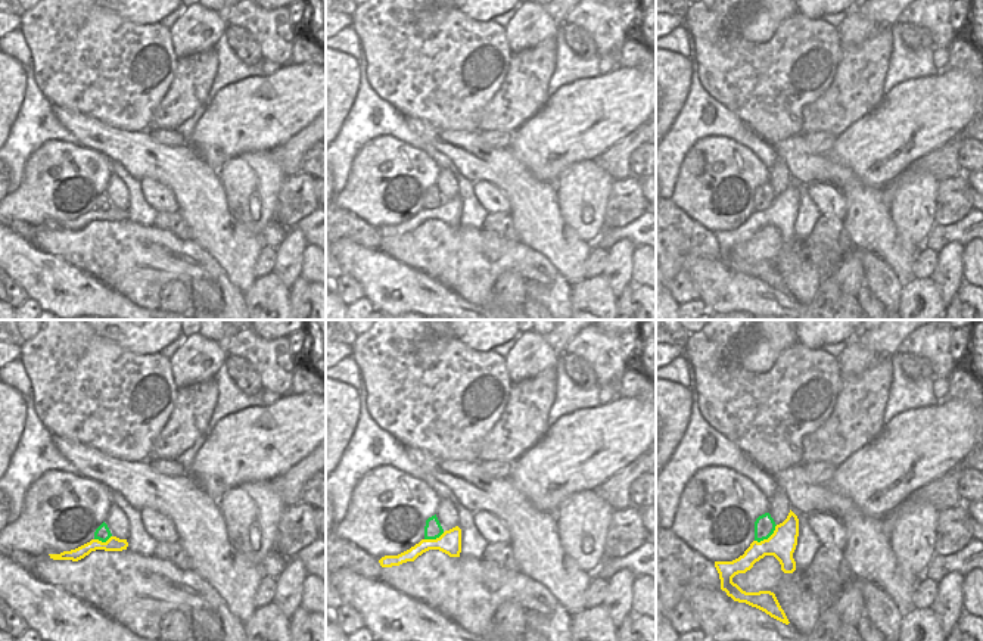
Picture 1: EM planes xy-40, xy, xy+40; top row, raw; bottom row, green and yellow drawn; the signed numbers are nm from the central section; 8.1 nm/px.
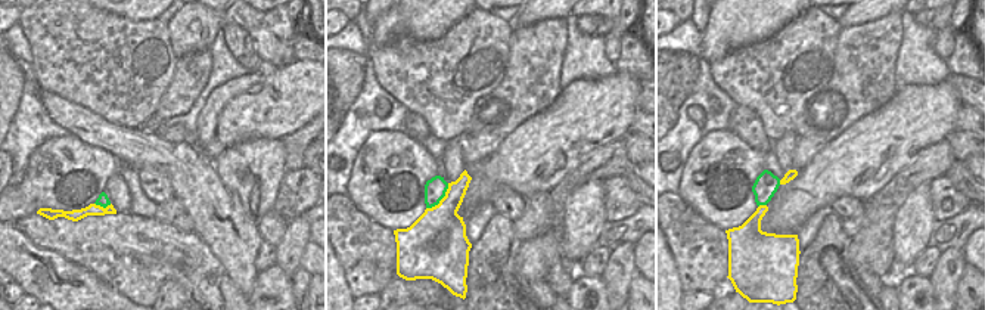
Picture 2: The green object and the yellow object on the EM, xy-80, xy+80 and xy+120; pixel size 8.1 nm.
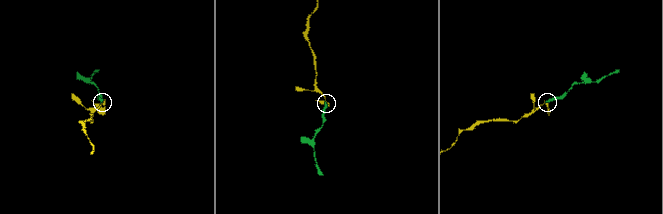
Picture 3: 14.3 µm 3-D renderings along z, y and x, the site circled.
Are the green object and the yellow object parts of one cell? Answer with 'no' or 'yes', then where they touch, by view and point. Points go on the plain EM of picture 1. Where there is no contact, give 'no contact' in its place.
yes | xy+40 (767, 208)

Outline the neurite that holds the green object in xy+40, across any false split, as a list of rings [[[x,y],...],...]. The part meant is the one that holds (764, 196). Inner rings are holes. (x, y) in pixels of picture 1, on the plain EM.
[[[791,180],[787,189],[780,195],[774,192],[769,183],[759,186],[755,192],[755,211],[744,224],[732,231],[715,231],[721,249],[721,259],[734,271],[756,277],[771,287],[788,295],[790,292],[774,262],[746,262],[732,252],[732,248],[750,240],[753,234],[765,225],[774,225],[780,231],[784,243],[793,243],[796,240],[793,223],[797,215],[797,206],[799,189]]]

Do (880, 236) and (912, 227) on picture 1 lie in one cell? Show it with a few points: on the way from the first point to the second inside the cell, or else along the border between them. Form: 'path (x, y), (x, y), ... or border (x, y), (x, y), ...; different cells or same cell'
border (887, 208), (895, 229), (918, 248); different cells

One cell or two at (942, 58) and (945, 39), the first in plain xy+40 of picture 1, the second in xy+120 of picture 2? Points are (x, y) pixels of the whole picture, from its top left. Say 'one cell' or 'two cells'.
one cell

